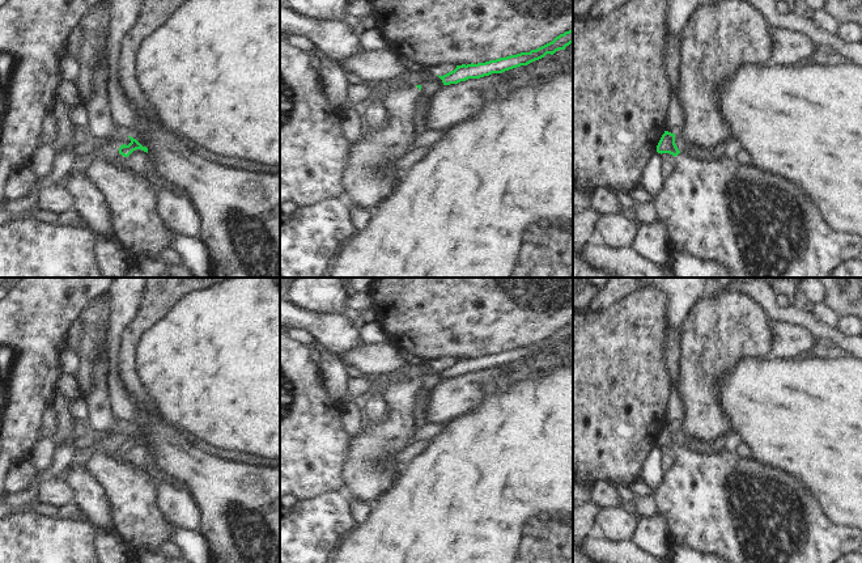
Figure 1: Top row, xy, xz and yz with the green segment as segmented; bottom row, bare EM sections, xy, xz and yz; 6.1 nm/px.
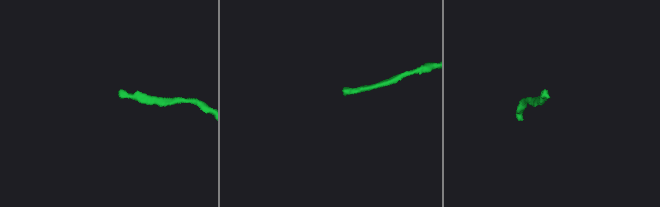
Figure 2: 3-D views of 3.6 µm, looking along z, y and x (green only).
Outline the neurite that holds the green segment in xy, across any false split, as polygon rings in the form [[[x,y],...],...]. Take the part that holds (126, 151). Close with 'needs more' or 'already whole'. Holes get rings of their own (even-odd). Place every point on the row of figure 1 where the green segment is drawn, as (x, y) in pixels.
[[[128,137],[131,143],[120,145],[118,154],[105,157],[99,152],[85,174],[107,200],[112,234],[122,249],[160,259],[158,251],[170,246],[175,233],[158,213],[154,186],[124,161],[136,149],[148,153],[147,147]]]; needs more

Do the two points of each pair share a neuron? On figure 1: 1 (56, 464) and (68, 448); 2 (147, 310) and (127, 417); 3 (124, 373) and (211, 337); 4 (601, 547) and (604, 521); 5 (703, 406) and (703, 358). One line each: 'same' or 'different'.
1: same
2: different
3: different
4: different
5: same

